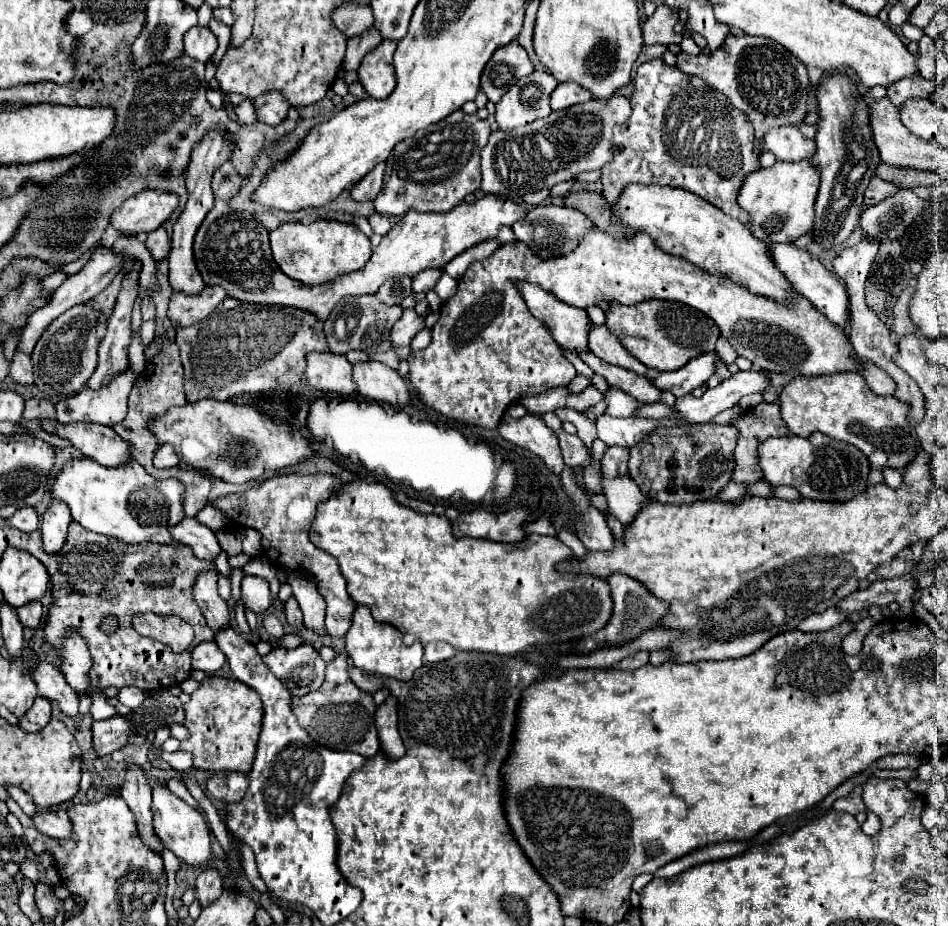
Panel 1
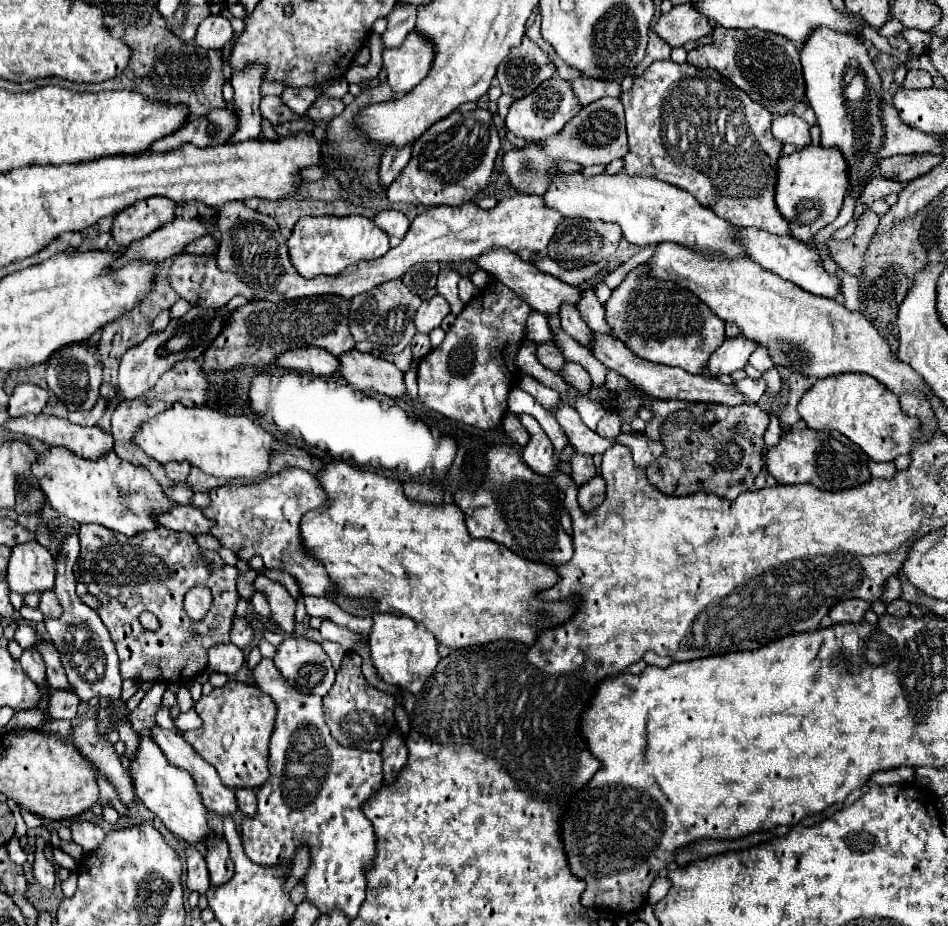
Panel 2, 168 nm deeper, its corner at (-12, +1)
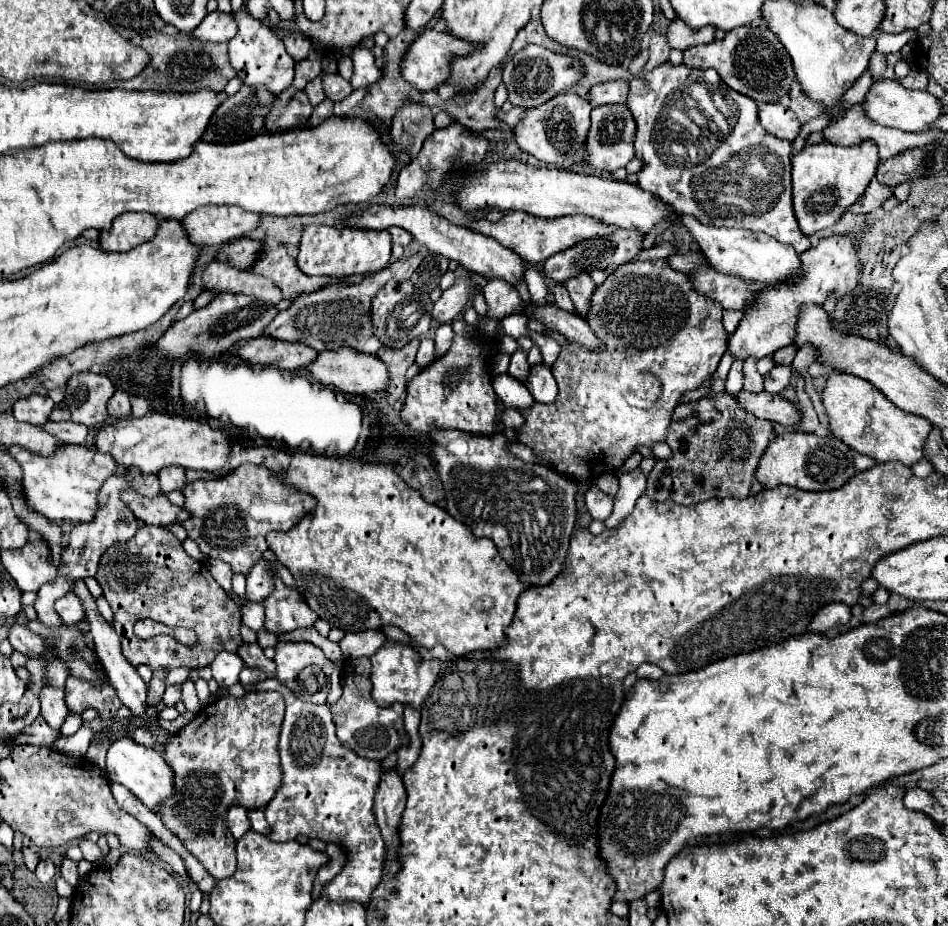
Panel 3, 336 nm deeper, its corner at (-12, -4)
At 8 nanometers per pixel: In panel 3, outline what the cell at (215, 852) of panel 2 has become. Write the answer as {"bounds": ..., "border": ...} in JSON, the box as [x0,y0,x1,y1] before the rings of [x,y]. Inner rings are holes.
{"bounds":[160,691,284,881],"border":[[[276,691],[220,697],[198,711],[194,721],[174,735],[164,749],[164,759],[176,775],[176,793],[160,809],[162,821],[216,881],[232,877],[236,869],[236,843],[222,825],[228,805],[264,807],[280,787],[278,735],[282,719],[284,699]]]}

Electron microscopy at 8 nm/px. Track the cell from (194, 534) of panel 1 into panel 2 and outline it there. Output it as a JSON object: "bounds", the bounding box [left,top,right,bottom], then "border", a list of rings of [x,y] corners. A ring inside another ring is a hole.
{"bounds":[156,506,212,534],"border":[[[176,506],[172,512],[166,512],[164,516],[156,516],[160,520],[160,526],[176,530],[176,532],[188,532],[188,534],[208,534],[212,530],[212,520],[208,520],[200,508],[194,506]]]}

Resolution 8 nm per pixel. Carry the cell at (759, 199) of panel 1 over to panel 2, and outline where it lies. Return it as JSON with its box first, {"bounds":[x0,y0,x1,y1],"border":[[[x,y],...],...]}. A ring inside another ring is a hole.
{"bounds":[776,146,848,242],"border":[[[808,146],[778,160],[776,206],[780,214],[788,220],[792,236],[796,240],[808,242],[822,228],[834,222],[846,194],[848,194],[848,164],[844,164],[844,156],[840,156],[838,148]]]}

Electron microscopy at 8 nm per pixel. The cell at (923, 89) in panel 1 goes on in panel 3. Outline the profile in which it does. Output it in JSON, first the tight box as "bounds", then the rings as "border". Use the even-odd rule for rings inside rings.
{"bounds":[900,69,928,89],"border":[[[914,69],[914,71],[910,71],[904,79],[900,79],[900,83],[906,87],[906,89],[926,89],[926,85],[928,85],[928,77],[926,77],[926,73],[924,71],[920,71],[920,69]]]}

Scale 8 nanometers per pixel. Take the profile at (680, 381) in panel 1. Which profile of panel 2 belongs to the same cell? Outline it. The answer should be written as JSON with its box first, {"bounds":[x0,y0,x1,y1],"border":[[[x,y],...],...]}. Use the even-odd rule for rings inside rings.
{"bounds":[706,334,758,376],"border":[[[738,334],[734,338],[726,338],[724,344],[710,356],[706,370],[712,376],[718,374],[732,374],[748,364],[750,354],[758,348],[758,344],[744,334]]]}

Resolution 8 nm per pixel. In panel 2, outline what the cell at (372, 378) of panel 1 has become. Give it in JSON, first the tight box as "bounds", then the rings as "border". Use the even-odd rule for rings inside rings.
{"bounds":[336,348,406,398],"border":[[[356,348],[352,352],[344,352],[344,356],[340,356],[338,360],[340,370],[336,372],[336,376],[356,390],[372,390],[390,398],[406,394],[402,382],[404,374],[392,362],[368,352],[360,352]]]}

